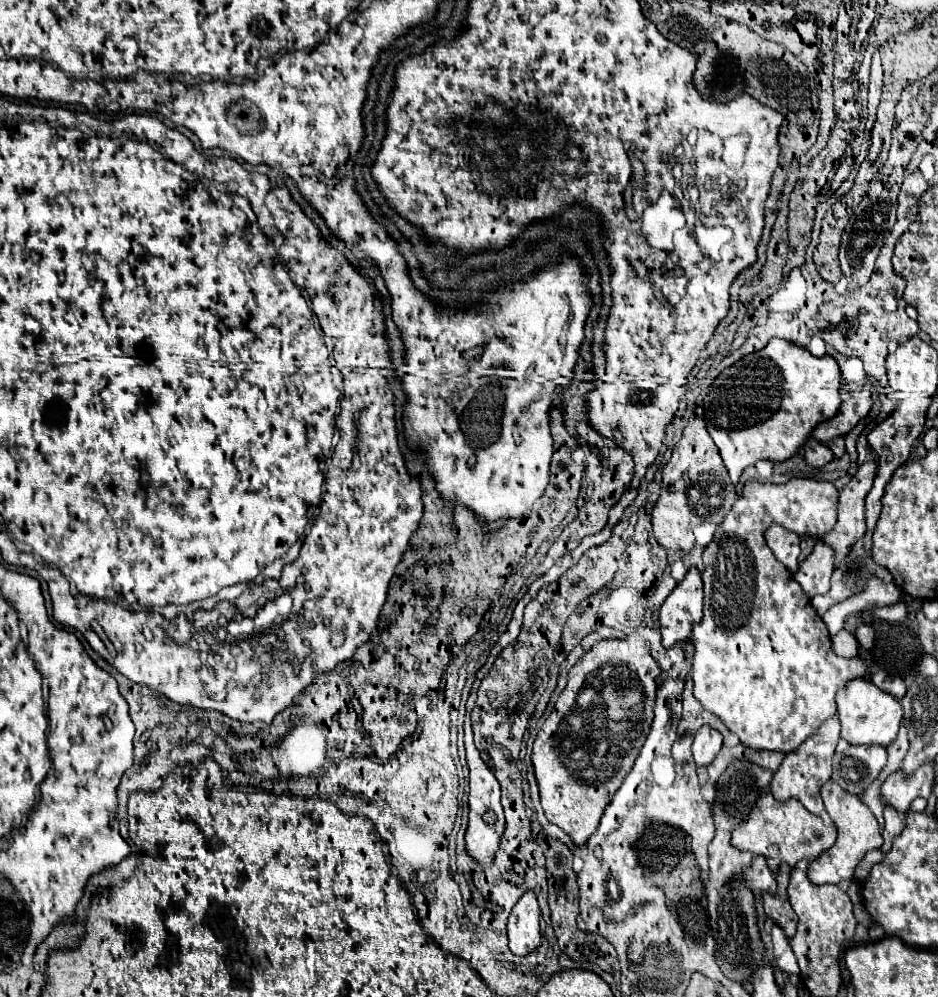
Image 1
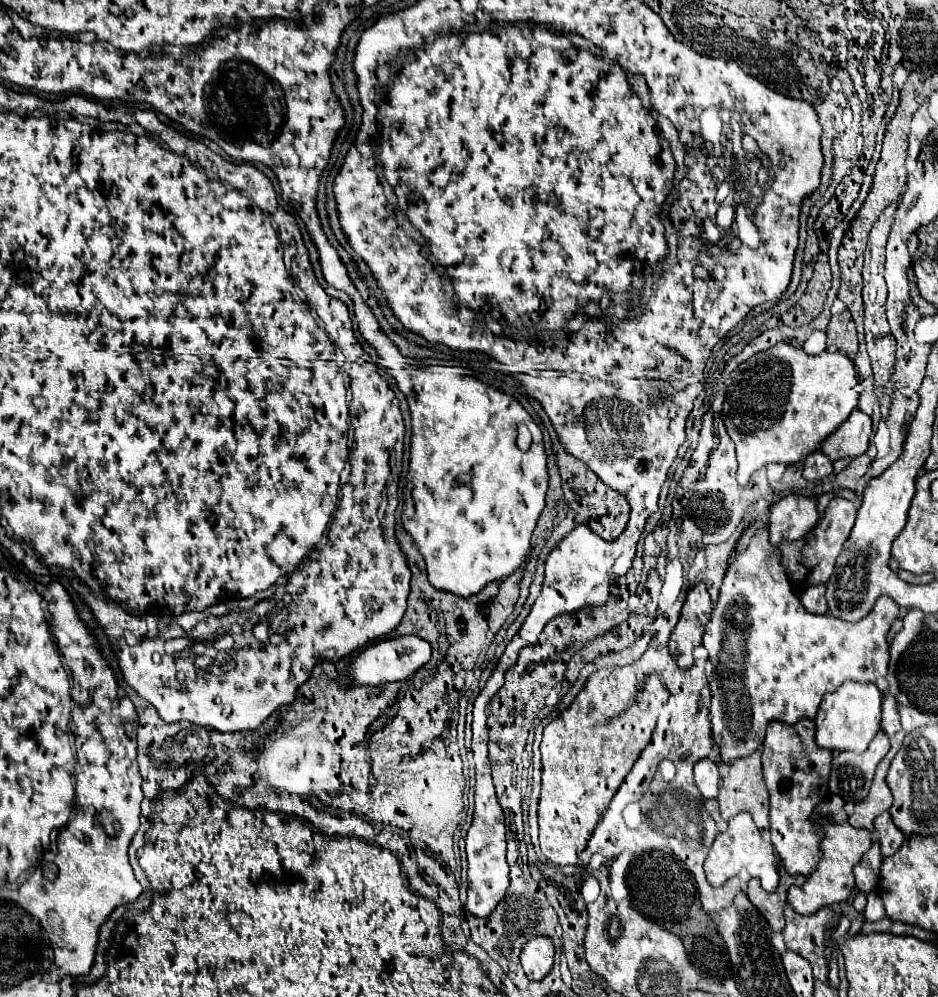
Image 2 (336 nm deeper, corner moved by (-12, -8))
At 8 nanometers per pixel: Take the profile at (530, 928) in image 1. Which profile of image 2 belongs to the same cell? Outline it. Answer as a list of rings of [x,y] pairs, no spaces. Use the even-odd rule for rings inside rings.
[[[545,935],[533,937],[525,943],[521,951],[521,965],[525,969],[525,975],[533,981],[541,981],[553,967],[553,941]]]

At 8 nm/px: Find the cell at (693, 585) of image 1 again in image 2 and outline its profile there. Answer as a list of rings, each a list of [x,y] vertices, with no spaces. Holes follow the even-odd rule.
[[[697,583],[687,593],[685,605],[681,609],[681,619],[669,639],[669,653],[675,657],[679,667],[689,669],[693,665],[693,649],[701,645],[701,635],[711,617],[711,611],[713,603],[705,583]]]

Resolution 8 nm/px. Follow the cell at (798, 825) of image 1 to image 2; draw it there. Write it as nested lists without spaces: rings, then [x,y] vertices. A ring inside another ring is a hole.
[[[739,813],[733,817],[723,833],[713,841],[707,859],[705,859],[705,875],[711,885],[723,885],[729,877],[735,875],[749,875],[757,877],[767,893],[773,893],[779,887],[781,873],[779,873],[779,855],[775,847],[761,837],[761,829],[755,825],[751,813]]]

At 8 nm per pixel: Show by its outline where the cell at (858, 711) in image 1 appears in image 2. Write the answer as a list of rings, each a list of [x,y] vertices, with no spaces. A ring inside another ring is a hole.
[[[845,681],[837,691],[823,697],[821,709],[815,717],[815,741],[831,751],[855,751],[863,753],[873,737],[881,731],[881,703],[883,693],[873,685],[857,685],[857,681]]]

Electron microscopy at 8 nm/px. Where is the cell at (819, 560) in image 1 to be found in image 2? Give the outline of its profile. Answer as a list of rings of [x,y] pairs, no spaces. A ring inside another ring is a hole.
[[[809,585],[803,595],[801,595],[801,603],[805,605],[805,609],[811,609],[811,613],[827,613],[827,599],[825,599],[825,585]]]

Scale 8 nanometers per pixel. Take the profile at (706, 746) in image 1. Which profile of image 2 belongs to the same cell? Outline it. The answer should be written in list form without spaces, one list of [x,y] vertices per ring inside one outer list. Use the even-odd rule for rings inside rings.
[[[711,759],[697,761],[697,765],[695,765],[695,783],[697,783],[697,787],[699,787],[699,791],[705,799],[717,797],[719,781],[721,781],[721,777],[719,777],[719,767],[717,767],[715,761],[711,761]]]

